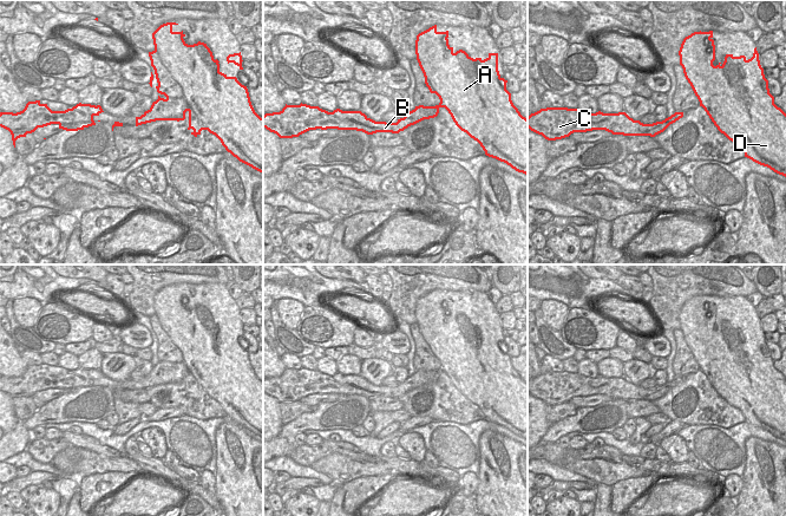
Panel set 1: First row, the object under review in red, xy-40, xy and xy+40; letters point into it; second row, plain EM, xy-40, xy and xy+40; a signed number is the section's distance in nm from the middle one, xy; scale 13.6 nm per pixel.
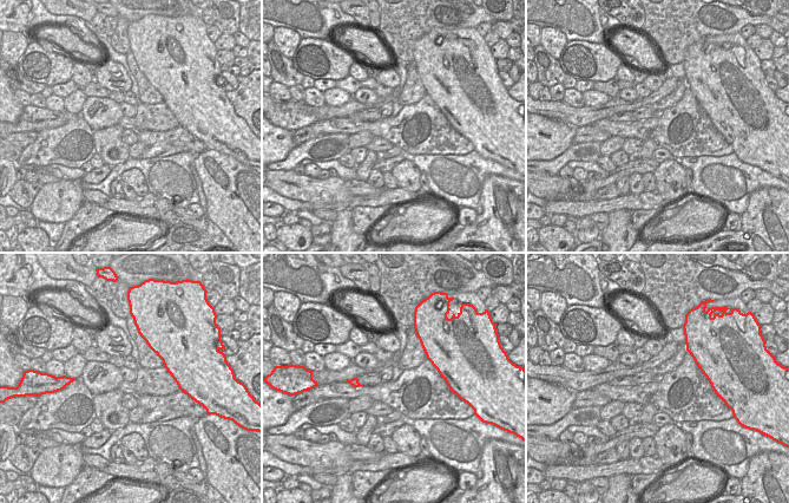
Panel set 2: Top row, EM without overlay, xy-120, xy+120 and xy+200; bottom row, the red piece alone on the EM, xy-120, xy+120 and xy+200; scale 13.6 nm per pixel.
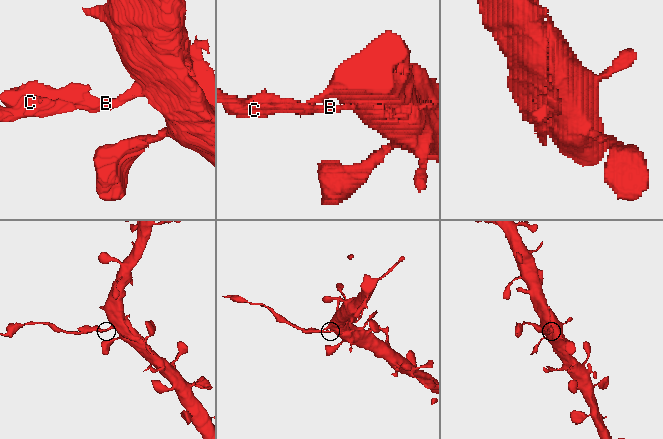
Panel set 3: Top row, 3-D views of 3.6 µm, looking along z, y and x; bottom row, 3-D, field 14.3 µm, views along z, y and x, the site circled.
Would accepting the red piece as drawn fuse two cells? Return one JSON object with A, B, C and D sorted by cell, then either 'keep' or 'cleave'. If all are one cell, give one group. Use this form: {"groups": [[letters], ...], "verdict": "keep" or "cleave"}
{"groups": [["A", "D"], ["B", "C"]], "verdict": "cleave"}

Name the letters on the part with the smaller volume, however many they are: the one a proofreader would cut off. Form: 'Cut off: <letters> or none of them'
Cut off: B, C

